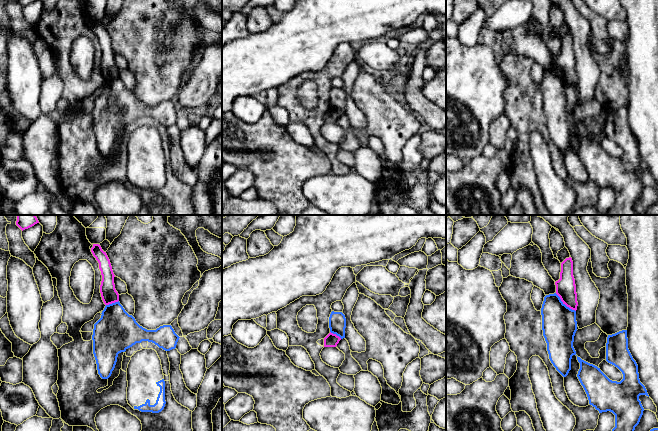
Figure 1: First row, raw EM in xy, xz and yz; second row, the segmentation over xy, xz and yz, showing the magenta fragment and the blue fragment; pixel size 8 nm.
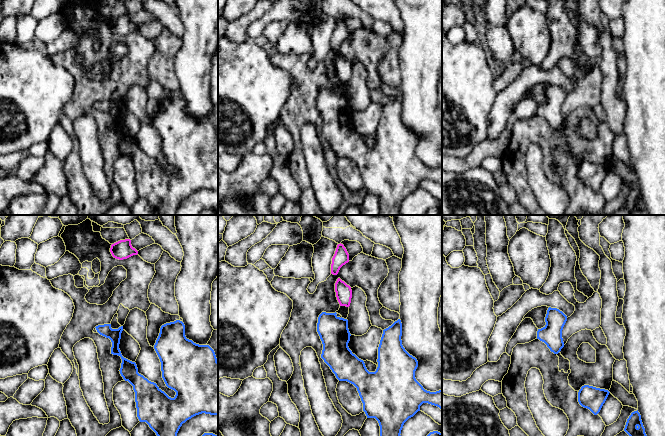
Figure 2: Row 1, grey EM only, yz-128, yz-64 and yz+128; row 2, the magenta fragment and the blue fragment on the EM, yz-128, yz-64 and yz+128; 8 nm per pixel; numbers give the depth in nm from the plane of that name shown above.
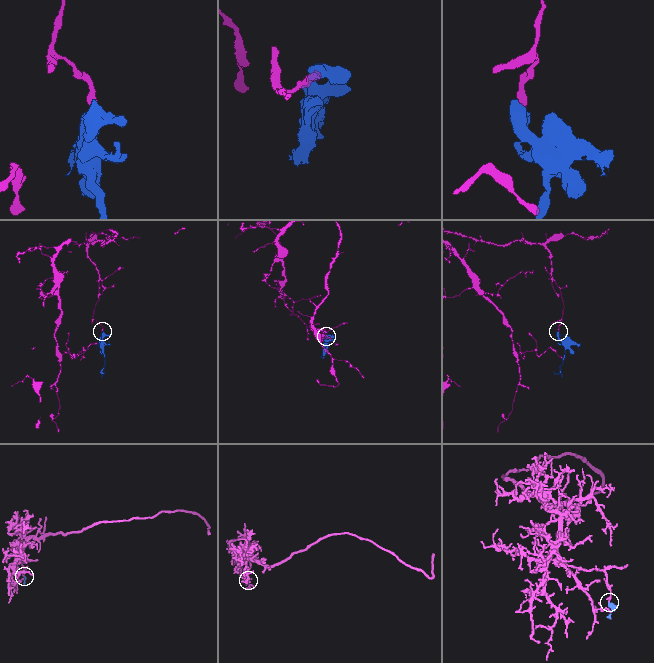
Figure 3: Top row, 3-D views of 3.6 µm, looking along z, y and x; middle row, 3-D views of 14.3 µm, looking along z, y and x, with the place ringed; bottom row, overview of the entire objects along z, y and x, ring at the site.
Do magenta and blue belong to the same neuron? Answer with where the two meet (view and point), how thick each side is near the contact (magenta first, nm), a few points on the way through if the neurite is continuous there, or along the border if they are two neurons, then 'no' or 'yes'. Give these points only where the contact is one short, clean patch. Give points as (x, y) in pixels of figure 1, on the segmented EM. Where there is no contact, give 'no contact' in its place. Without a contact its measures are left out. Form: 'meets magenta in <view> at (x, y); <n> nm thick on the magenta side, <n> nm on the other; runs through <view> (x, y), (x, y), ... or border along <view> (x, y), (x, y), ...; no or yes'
meets magenta in yz at (565, 304); 160 nm thick on the magenta side, 280 nm on the other; border along yz (555, 293), (567, 306), (575, 311); no

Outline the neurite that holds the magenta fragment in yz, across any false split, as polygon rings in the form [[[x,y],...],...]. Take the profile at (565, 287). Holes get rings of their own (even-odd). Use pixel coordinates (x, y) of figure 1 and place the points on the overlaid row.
[[[571,257],[566,258],[561,263],[560,279],[555,282],[555,285],[556,294],[560,297],[563,304],[576,311],[578,302]]]

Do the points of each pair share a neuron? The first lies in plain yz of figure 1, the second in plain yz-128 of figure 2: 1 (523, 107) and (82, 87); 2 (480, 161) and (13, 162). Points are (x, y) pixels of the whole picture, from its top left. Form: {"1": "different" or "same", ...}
{"1": "same", "2": "different"}

